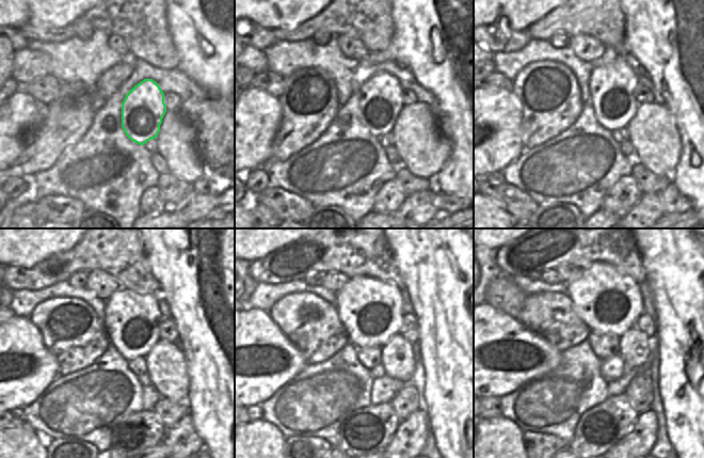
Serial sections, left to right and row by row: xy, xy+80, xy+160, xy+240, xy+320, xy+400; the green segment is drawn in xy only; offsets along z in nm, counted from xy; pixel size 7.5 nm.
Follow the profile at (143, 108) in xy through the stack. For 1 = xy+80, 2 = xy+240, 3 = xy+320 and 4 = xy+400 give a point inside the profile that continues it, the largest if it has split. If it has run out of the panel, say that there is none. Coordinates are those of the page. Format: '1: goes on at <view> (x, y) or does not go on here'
1: goes on at xy+80 (380, 100)
2: goes on at xy+240 (131, 320)
3: goes on at xy+320 (370, 311)
4: goes on at xy+400 (608, 301)

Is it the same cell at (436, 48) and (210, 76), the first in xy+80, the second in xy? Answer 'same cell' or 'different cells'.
same cell

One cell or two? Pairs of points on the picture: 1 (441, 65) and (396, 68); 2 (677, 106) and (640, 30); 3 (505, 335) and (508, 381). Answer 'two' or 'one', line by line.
1: two
2: one
3: one

